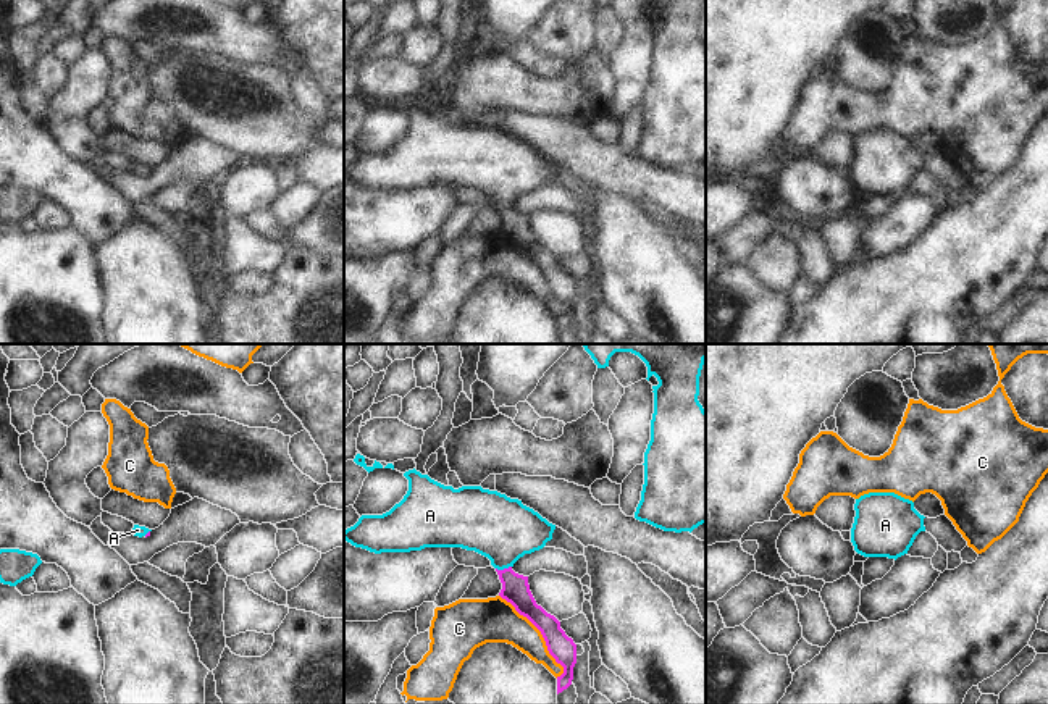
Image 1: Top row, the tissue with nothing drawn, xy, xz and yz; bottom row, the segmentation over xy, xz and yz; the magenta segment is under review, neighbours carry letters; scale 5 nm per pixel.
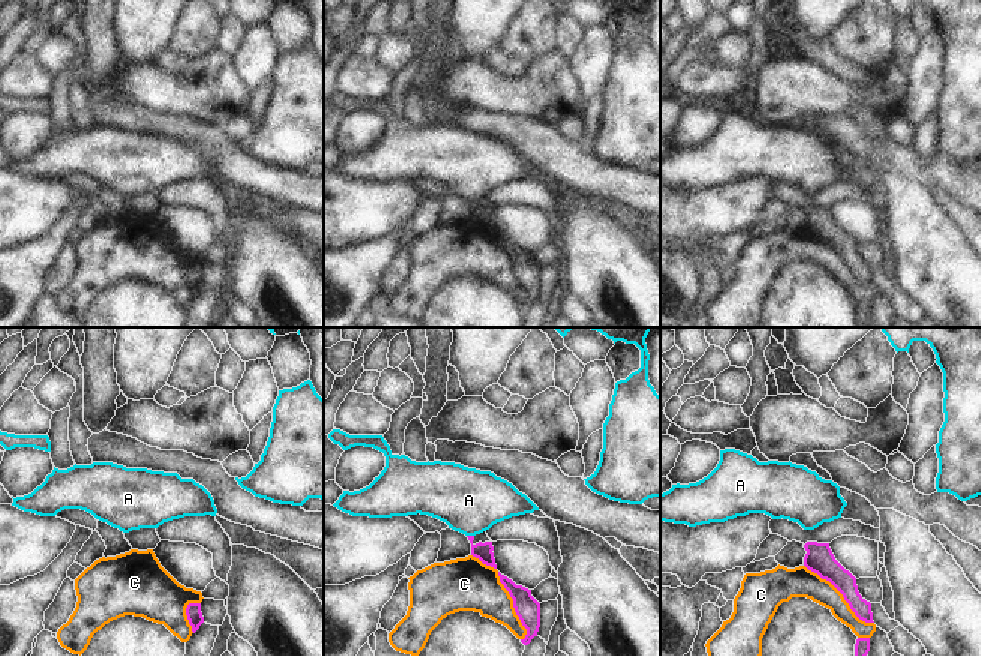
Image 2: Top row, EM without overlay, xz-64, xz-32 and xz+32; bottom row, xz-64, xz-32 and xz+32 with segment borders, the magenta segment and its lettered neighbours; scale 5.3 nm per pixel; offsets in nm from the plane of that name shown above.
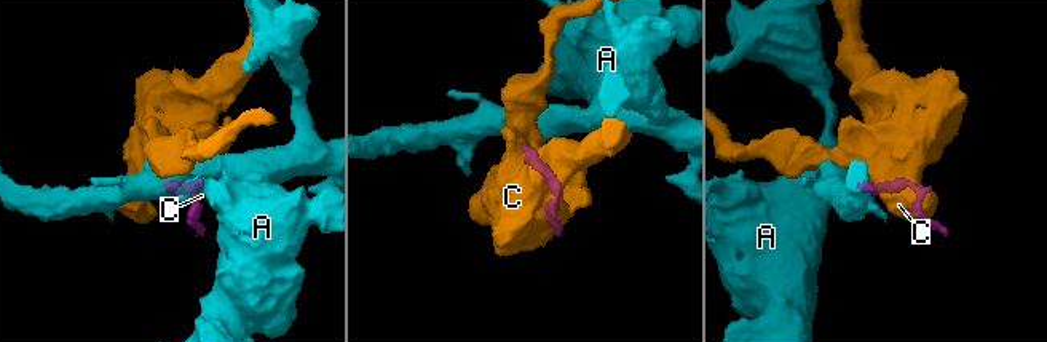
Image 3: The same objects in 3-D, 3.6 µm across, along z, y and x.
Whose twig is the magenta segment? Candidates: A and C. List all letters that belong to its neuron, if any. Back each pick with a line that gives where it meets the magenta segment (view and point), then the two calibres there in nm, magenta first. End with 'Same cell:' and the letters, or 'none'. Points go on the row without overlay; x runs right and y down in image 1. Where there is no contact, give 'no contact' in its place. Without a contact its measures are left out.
A: xz (504, 207) | 140/320 nm
Same cell: A

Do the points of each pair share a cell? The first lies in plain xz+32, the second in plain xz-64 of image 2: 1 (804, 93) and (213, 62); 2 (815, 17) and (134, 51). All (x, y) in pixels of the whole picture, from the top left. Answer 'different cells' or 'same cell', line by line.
1: same cell
2: same cell

